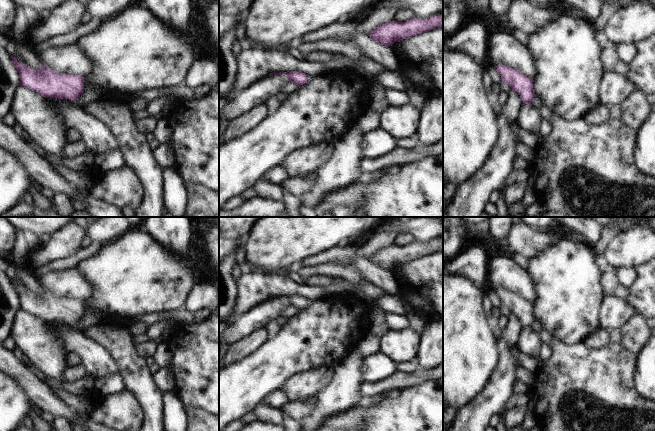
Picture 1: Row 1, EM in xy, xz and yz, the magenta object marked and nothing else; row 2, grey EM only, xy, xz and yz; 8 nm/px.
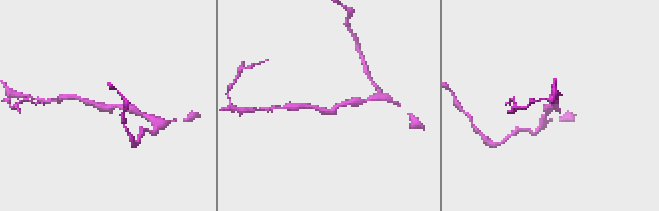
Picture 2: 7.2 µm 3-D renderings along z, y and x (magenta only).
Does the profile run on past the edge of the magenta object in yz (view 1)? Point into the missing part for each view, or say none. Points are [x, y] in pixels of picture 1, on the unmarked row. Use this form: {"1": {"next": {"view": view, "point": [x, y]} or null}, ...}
{"1": {"next": null}}

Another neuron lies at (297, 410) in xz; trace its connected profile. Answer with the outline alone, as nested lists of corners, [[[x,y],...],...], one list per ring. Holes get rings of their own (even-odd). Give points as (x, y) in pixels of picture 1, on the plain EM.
[[[315,395],[294,402],[287,402],[279,409],[283,414],[288,415],[297,422],[301,421],[305,416],[310,414],[315,407]]]

